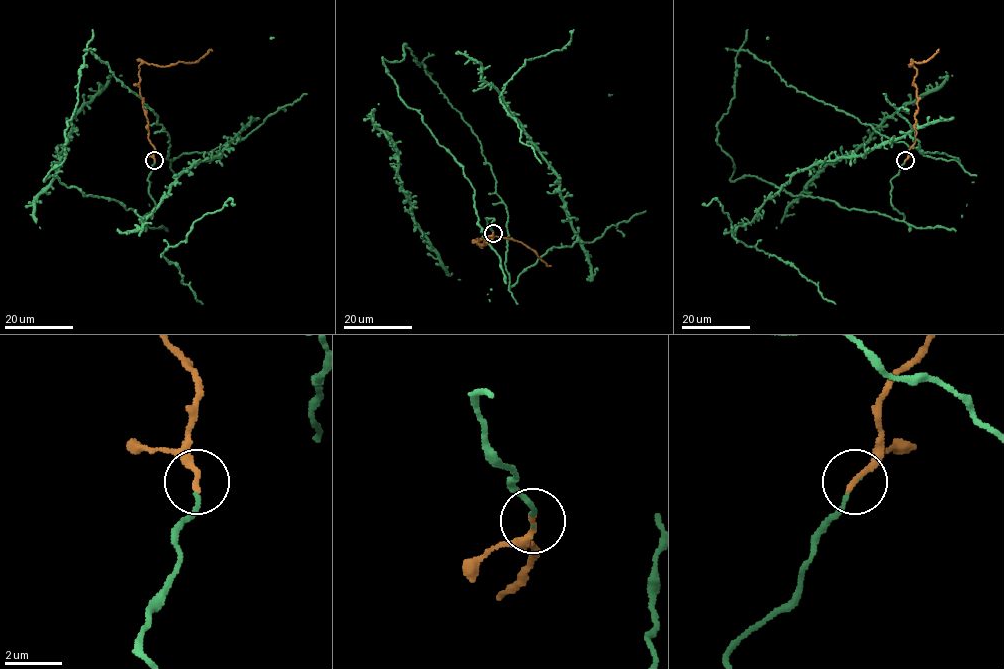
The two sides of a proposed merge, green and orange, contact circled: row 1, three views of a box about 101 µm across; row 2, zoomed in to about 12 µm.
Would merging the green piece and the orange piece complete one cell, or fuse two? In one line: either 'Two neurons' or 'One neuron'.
One neuron

